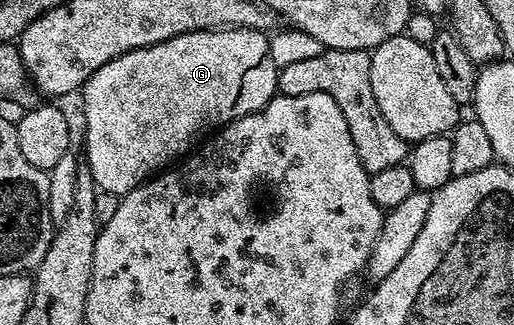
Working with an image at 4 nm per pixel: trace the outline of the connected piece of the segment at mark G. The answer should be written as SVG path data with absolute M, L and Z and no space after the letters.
M209 28L203 32L180 34L176 38L168 38L159 44L126 52L112 62L100 66L100 70L93 72L80 89L82 120L86 123L86 160L84 156L84 164L90 169L95 189L99 192L111 192L120 198L124 197L133 188L140 187L155 174L161 173L167 166L173 165L183 154L189 153L191 151L190 143L193 142L194 136L200 135L201 132L209 133L211 130L221 128L224 124L231 124L241 116L258 112L278 92L278 70L272 62L270 36L267 33L256 31L255 28Z

